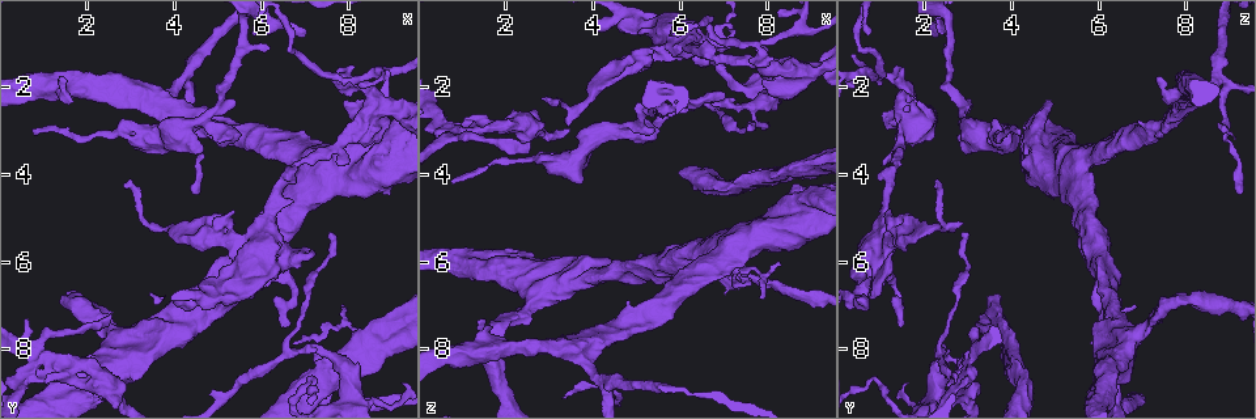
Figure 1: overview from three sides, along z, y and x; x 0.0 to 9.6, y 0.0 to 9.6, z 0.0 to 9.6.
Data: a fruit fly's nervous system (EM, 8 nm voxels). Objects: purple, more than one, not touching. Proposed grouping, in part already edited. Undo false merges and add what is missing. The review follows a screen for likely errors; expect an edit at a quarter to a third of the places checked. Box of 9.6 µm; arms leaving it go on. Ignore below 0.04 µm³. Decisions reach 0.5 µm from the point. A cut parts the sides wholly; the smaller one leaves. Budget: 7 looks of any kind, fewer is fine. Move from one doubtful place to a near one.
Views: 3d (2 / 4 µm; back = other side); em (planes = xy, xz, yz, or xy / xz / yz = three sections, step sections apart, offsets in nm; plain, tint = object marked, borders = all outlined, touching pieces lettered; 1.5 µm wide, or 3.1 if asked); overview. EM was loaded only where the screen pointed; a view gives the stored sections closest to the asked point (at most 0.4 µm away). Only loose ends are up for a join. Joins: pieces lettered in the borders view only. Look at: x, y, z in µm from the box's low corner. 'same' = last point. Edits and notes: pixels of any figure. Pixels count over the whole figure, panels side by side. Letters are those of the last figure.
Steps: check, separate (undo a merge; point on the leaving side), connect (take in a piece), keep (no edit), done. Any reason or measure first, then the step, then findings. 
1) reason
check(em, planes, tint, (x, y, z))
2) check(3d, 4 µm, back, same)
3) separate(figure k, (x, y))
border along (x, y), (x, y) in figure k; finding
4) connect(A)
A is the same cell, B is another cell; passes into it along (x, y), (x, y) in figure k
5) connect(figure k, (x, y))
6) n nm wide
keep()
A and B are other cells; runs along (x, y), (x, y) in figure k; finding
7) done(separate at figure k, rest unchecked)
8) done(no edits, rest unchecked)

sudden change in width
check(3d, 2 µm, (7.85, 1.75, 1.10))

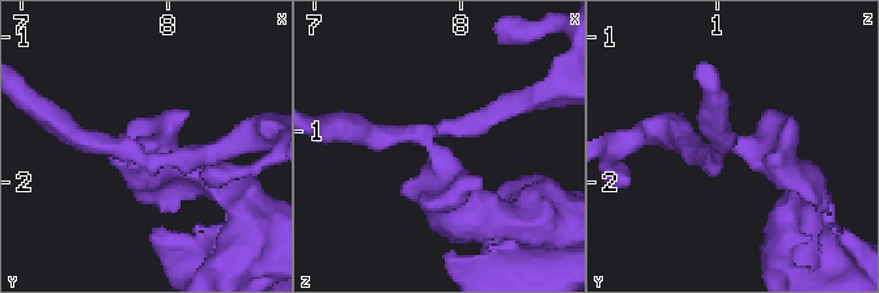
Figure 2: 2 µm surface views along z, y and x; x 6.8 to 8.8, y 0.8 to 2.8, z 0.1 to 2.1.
3 arms; arms of 180, 180, 200 nm
check(em, yz, step 8, borders, (7.86, 1.74, 1.12))

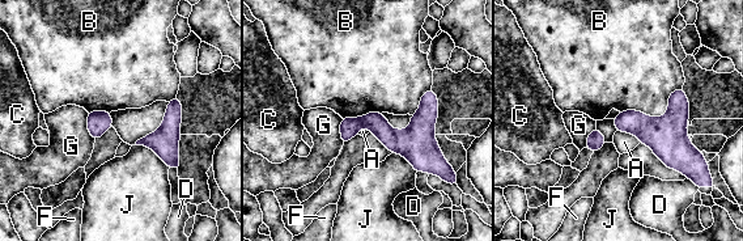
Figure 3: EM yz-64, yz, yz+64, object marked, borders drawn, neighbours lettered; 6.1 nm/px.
separate(figure 3, (349, 127))
A, B, C, D, F, G and J are other cells; border along (360, 118), (364, 126) in figure 3; two cells meet here

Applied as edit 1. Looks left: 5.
sudden change in width
check(3d, 4 µm, (6.15, 5.05, 0.95))

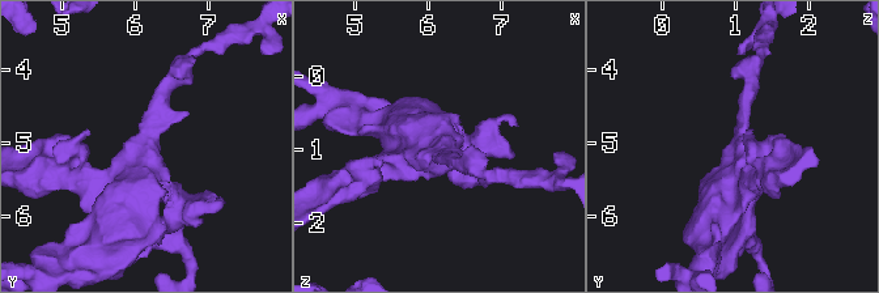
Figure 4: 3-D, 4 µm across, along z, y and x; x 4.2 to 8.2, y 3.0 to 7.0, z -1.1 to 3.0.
arms of 200, 600 nm; now the EM
check(em, planes, tint, (6.15, 5.10, 0.95))

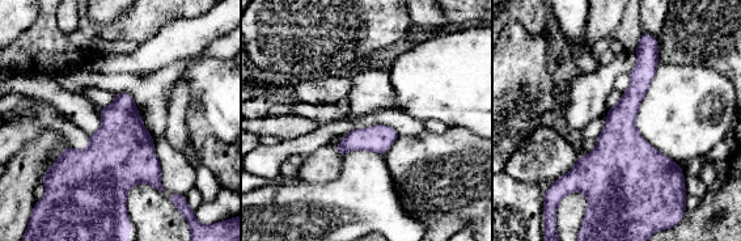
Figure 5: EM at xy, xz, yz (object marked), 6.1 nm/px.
see the neighbours
check(em, planes, borders, same)

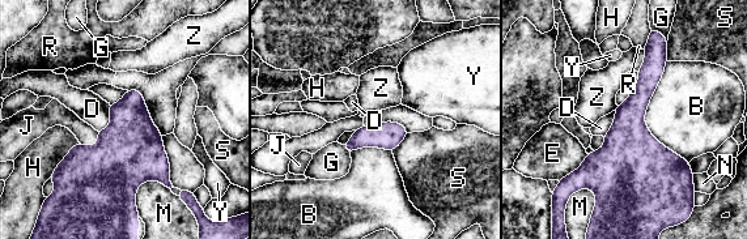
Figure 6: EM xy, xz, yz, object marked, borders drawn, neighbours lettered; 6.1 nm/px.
B touches over 650 nm
keep()
B, D, E, G, H, J, M, N, R, S, Y and Z are other cells; border along (109, 103), (110, 123), (98, 132) in figure 6; one cell here

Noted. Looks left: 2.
check(3d, 4 µm, (7.85, 6.95, 6.90))

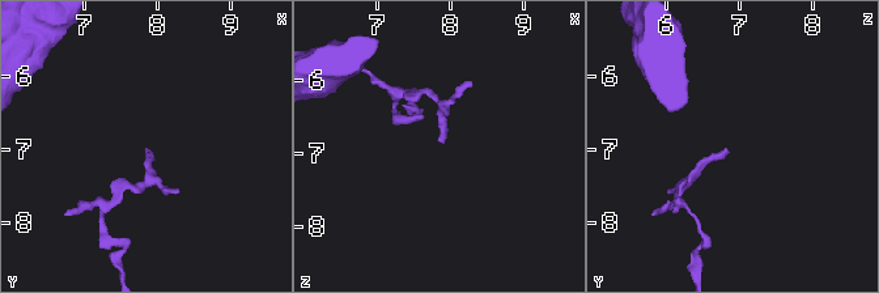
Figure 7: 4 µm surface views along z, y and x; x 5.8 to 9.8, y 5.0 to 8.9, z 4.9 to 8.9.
now the EM
check(em, planes, borders, (7.85, 6.95, 6.80))

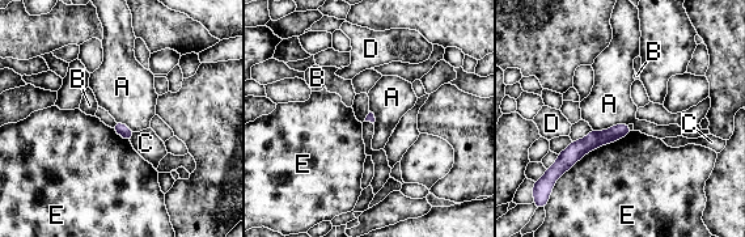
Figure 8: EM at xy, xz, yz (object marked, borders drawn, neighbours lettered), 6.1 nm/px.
E touches over 550 nm
keep()
A, B, C, D and E are other cells; runs along (626, 128), (593, 139), (559, 164) in figure 8; no lettered piece goes on from it

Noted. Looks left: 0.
done(separate at figure 3, rest unchecked)

